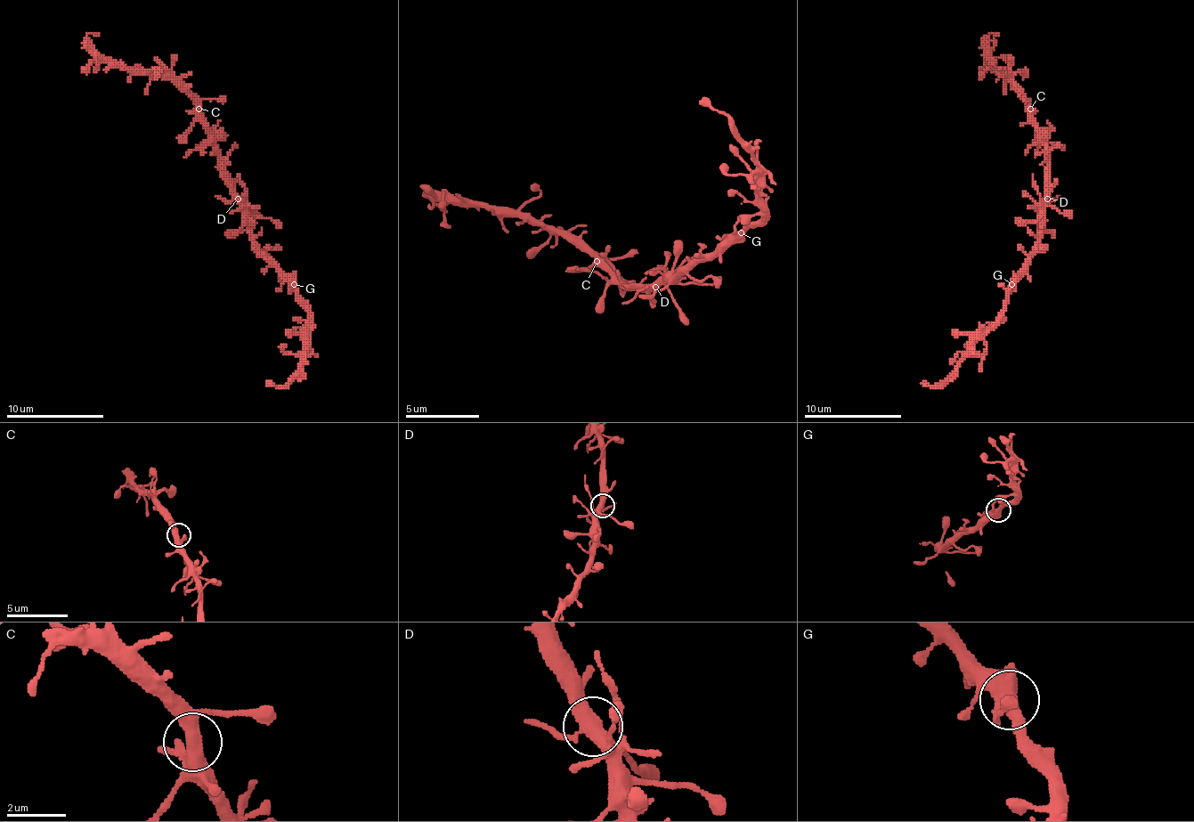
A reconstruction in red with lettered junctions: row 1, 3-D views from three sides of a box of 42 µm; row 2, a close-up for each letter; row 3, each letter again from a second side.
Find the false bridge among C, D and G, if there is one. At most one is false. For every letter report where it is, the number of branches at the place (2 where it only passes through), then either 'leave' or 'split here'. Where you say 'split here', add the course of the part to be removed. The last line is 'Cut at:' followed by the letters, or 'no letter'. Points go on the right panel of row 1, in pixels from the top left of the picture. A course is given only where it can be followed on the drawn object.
C: place (1030, 109); branches 4; leave
D: place (1047, 199); branches 4; leave
G: place (1011, 284); branches 4; leave
Cut at: no letter

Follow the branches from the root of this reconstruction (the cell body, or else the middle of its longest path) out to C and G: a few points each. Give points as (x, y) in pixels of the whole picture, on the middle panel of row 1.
C: (652, 287), (630, 287), (605, 261), (596, 261)
G: (652, 287), (663, 280), (689, 272), (700, 261), (710, 261), (740, 231)

